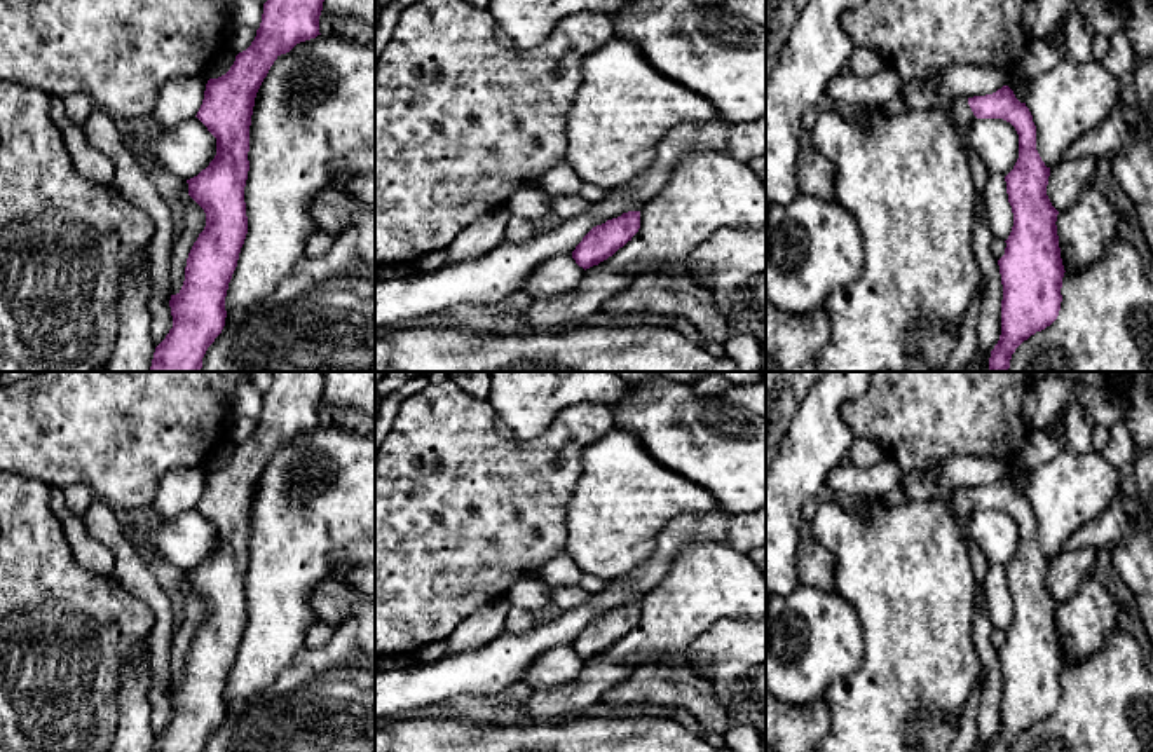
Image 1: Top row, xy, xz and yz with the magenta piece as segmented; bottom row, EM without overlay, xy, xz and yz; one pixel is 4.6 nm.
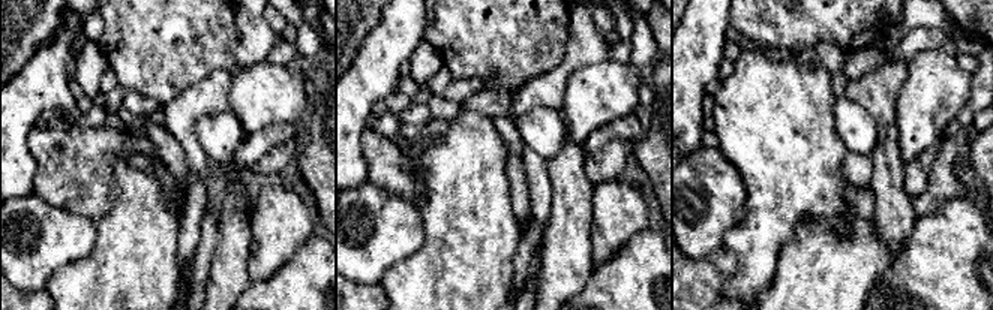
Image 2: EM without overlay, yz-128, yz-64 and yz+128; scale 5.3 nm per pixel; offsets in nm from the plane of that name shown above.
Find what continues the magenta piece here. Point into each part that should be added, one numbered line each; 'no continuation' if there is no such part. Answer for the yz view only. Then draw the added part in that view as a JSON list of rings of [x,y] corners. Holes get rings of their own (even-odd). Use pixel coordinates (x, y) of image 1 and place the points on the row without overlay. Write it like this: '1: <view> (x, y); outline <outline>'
1: yz (960, 505); outline [[[958,489],[954,490],[945,501],[944,504],[949,508],[949,511],[952,513],[952,516],[965,525],[966,518],[970,516],[970,513],[975,509],[970,496],[968,496],[968,489]]]

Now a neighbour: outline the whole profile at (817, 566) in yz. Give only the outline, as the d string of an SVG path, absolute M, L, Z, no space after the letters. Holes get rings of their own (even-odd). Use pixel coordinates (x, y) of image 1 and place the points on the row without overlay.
M813 537L801 539L795 557L801 571L801 583L825 591L837 591L834 578L836 562L829 550Z

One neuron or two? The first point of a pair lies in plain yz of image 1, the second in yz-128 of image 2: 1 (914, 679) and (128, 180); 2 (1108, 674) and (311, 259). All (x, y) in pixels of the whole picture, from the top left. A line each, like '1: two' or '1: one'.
1: one
2: one

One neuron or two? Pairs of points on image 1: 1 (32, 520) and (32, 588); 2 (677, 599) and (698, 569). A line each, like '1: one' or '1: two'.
1: one
2: one

